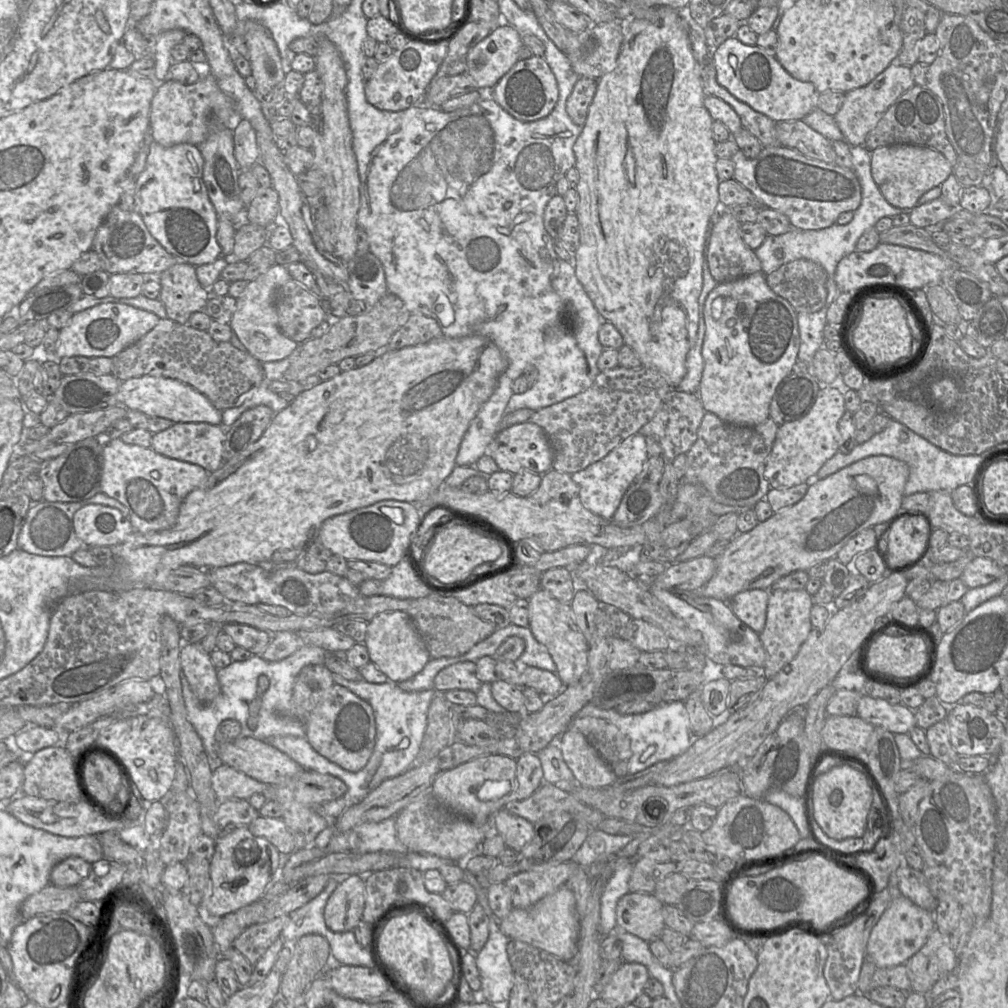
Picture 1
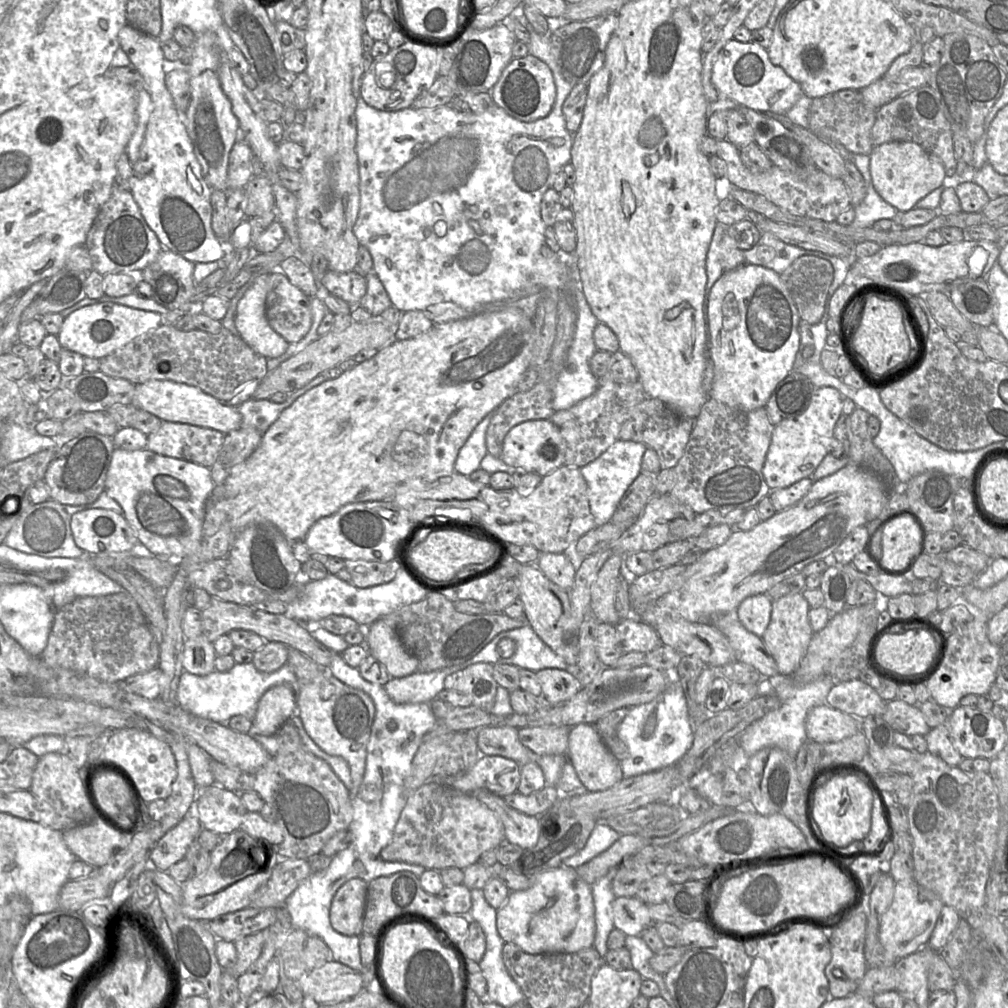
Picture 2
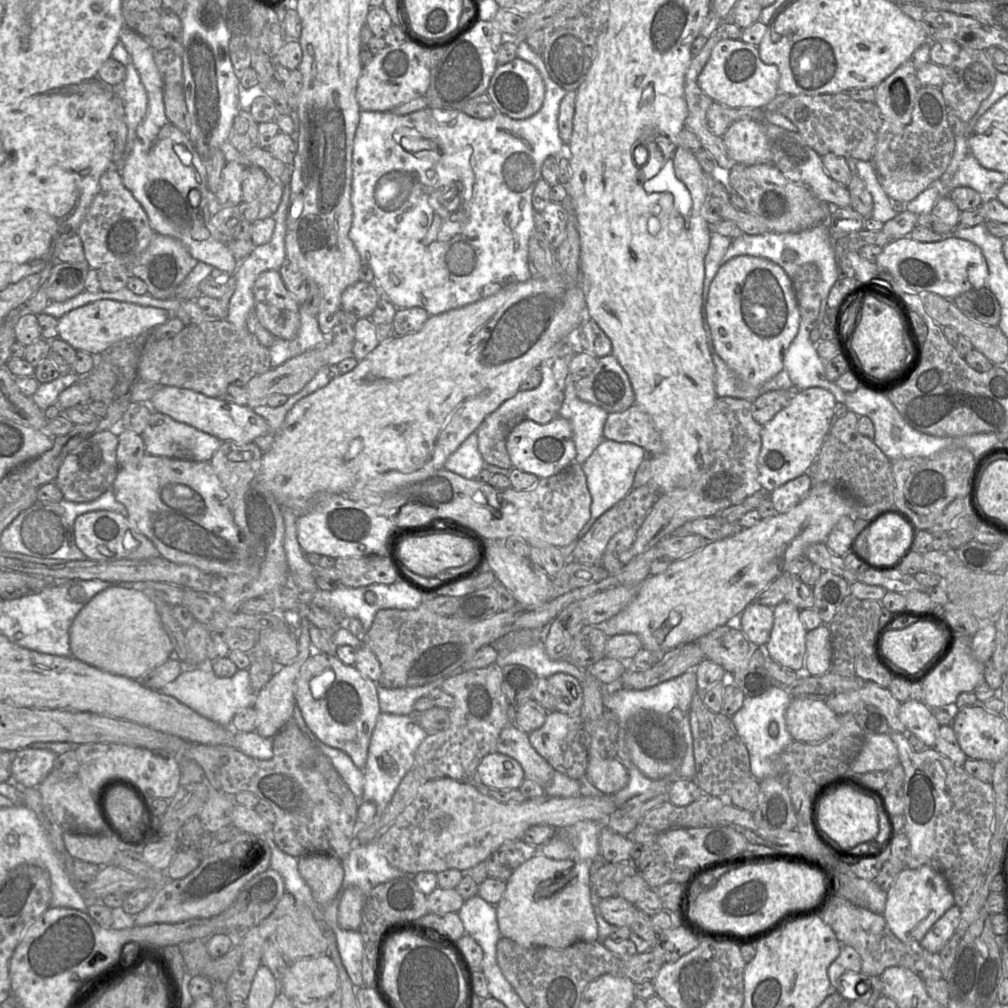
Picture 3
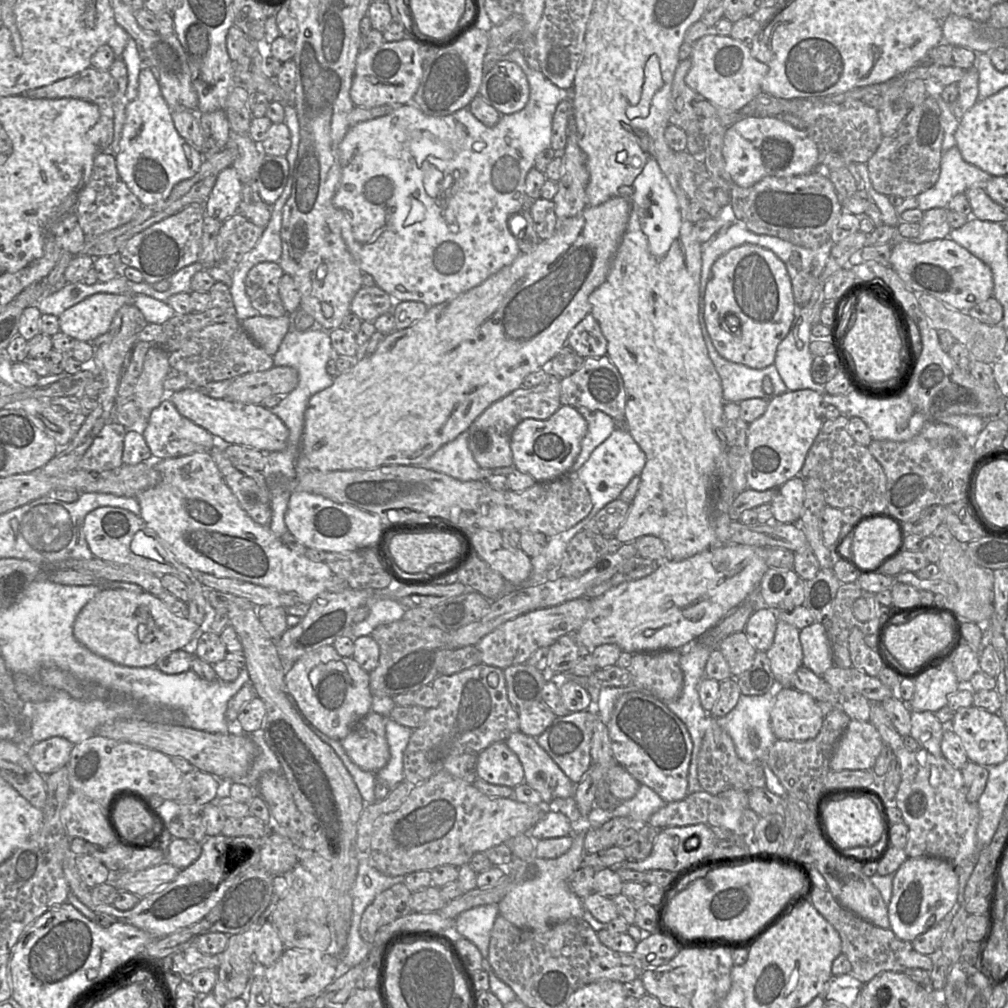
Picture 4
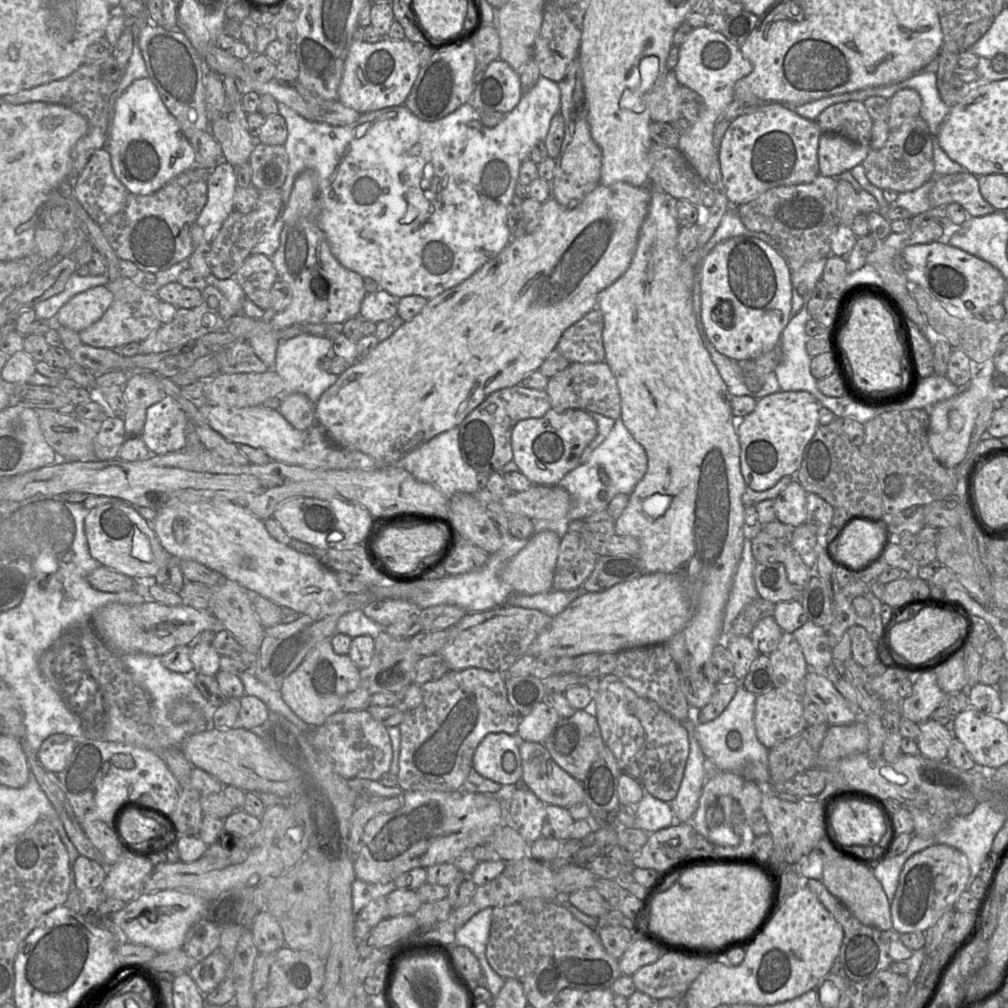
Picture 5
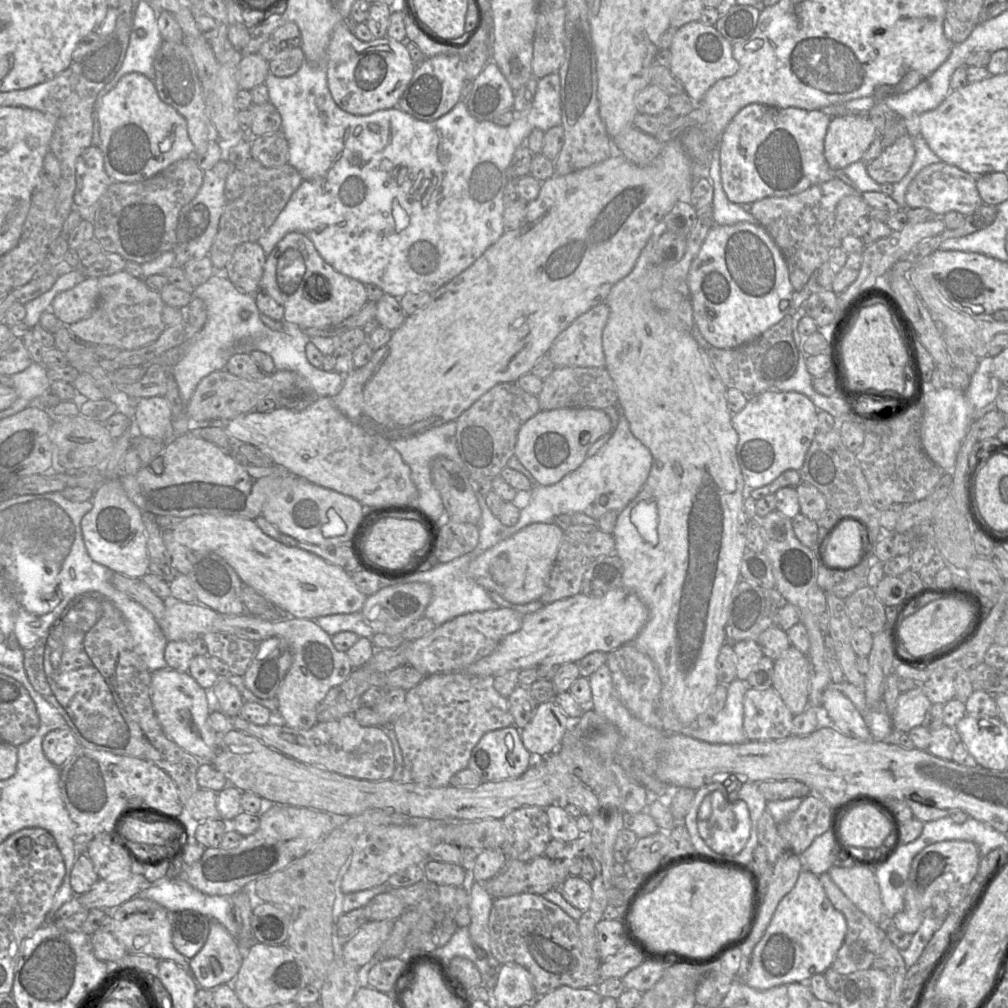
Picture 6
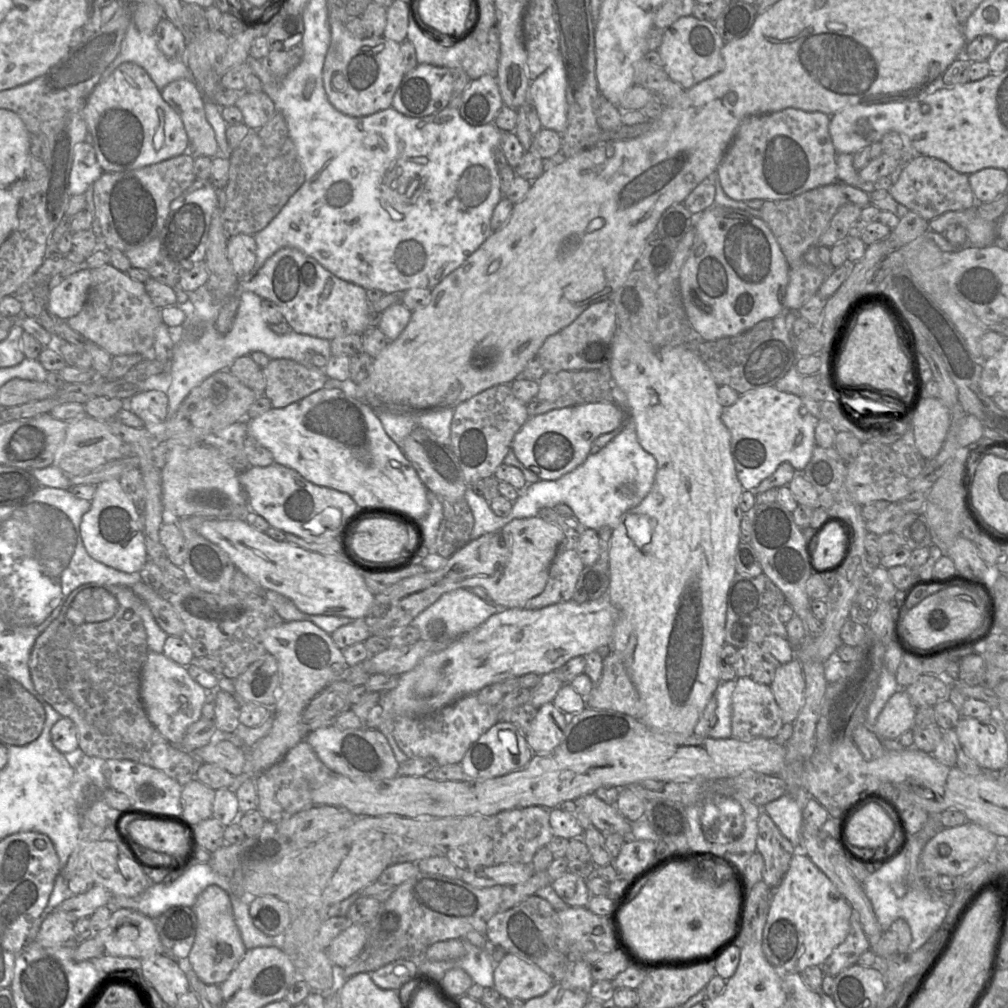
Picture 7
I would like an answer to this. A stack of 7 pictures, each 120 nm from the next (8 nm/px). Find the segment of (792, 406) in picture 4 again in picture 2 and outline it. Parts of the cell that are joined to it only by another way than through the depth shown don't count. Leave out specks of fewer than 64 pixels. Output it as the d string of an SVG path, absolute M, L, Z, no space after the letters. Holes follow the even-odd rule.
M833 387L816 388L808 408L800 415L787 418L774 426L771 442L762 468L763 477L771 490L786 488L795 482L811 476L823 458L832 450L833 431L842 414L844 397Z

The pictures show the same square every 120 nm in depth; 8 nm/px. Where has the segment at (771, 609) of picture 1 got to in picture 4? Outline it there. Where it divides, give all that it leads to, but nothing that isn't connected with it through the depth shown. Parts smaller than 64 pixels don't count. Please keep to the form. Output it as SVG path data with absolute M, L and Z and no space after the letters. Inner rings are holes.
M778 620L773 644L766 651L773 676L782 686L790 686L791 676L802 666L800 630Z

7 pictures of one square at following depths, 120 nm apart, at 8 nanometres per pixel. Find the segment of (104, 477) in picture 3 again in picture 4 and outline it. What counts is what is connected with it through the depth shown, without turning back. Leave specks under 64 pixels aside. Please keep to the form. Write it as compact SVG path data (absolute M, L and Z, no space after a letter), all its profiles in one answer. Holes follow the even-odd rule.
M116 421L107 422L84 453L78 469L103 472L120 467L127 429Z

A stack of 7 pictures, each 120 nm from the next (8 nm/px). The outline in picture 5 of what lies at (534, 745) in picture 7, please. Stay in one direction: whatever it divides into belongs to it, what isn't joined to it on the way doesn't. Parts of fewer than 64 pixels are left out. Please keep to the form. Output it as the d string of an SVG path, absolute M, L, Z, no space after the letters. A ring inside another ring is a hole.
M541 701L534 706L527 716L520 720L517 737L519 741L543 743L560 718L553 707Z

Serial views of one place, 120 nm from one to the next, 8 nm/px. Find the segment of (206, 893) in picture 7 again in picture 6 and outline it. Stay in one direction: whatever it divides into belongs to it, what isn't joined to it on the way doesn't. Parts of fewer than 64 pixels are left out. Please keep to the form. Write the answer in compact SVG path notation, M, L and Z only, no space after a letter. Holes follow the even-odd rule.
M210 920L204 946L189 960L190 973L199 988L213 989L222 984L232 984L242 959L237 940L223 925Z

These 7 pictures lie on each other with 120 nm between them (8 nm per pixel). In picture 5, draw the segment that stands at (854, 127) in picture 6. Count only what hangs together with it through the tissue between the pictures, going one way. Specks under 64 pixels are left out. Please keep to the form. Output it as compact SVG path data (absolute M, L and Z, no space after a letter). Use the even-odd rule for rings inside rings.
M822 133L818 147L820 174L835 177L861 164L871 150L870 145L851 142L843 136Z

